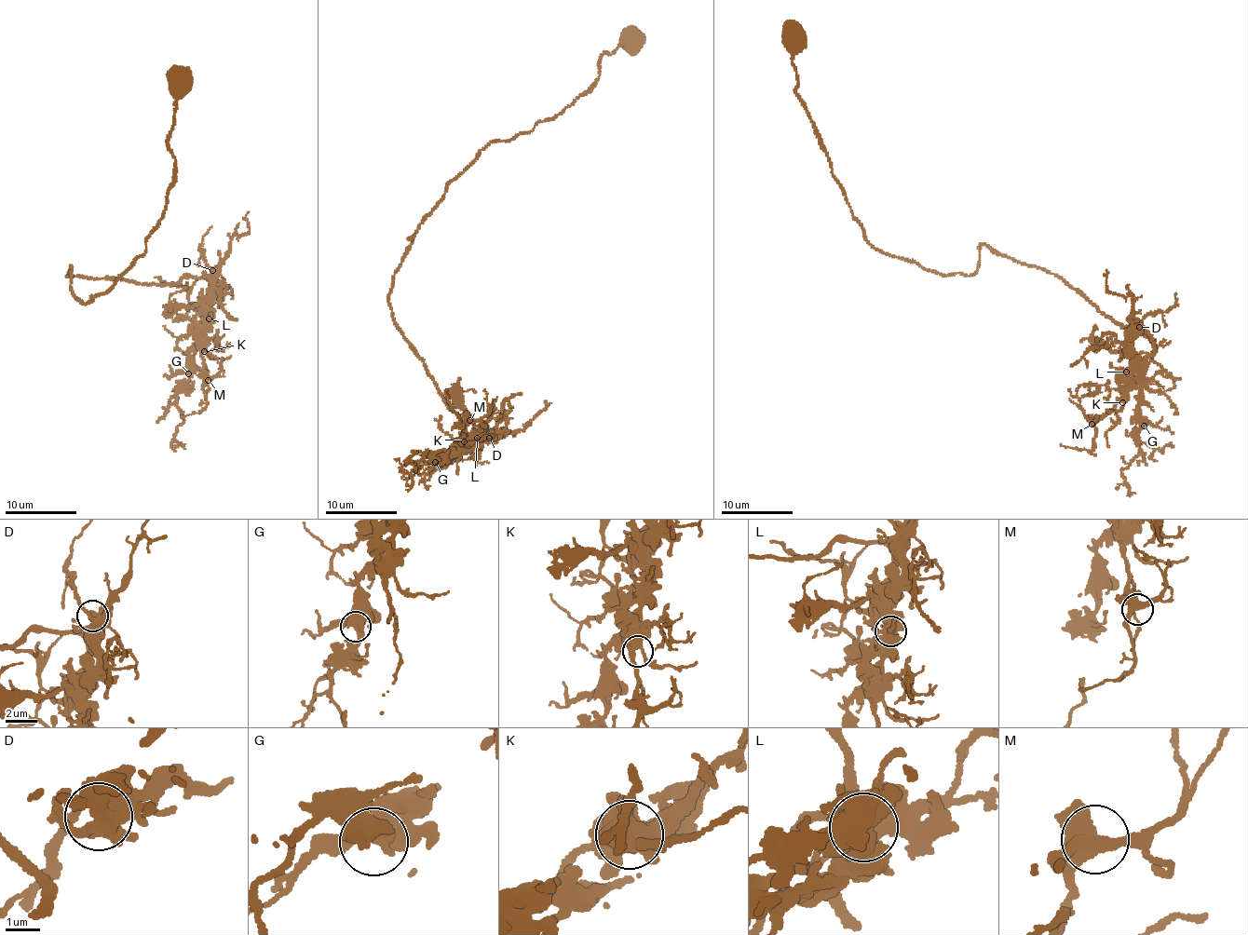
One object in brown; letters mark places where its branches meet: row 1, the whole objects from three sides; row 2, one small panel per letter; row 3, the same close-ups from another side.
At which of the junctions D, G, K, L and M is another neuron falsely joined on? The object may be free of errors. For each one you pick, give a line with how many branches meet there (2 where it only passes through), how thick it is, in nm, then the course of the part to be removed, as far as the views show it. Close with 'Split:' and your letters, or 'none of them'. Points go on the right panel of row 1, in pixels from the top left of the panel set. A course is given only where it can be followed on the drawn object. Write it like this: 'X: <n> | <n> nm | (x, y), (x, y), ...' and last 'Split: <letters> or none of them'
Split: none of them

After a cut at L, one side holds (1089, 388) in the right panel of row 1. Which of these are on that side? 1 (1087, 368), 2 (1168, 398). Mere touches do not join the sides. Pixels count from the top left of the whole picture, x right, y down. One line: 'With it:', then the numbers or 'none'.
With it: 2

